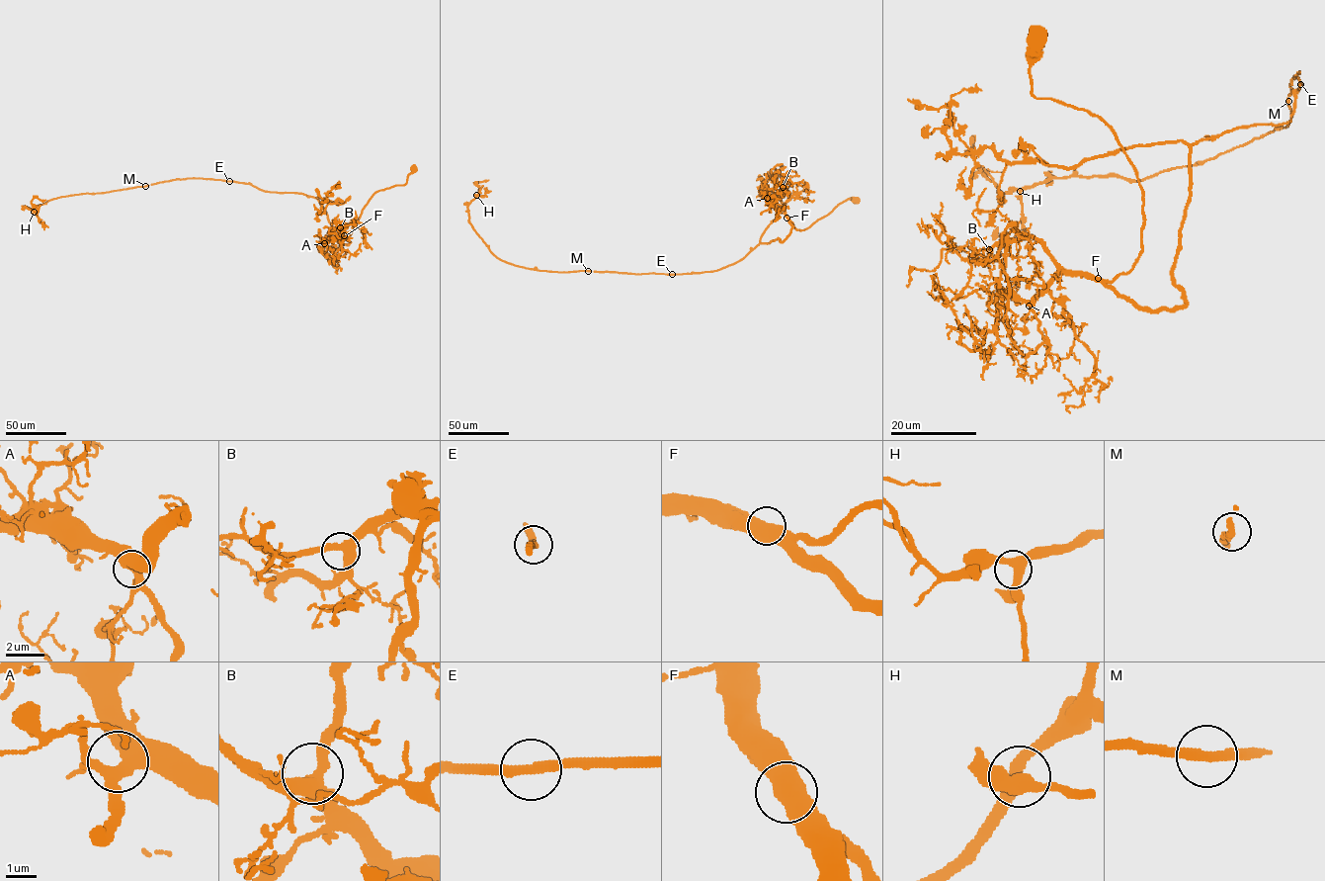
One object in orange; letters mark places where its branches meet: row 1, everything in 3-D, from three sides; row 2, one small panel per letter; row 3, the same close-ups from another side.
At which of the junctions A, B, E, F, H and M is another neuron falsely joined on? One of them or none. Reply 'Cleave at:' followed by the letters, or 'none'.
Cleave at: none

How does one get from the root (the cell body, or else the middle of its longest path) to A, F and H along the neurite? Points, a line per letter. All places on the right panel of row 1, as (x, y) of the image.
A: (1036, 37), (1031, 92), (1111, 129), (1143, 190), (1144, 223), (1127, 272), (1112, 281), (1060, 273), (1029, 306)
F: (1036, 37), (1031, 92), (1099, 117), (1143, 190), (1136, 262), (1112, 281), (1098, 279)
H: (1036, 37), (1031, 92), (1135, 171), (1106, 283), (1154, 310), (1191, 147), (1300, 86), (1200, 163), (1020, 191)

